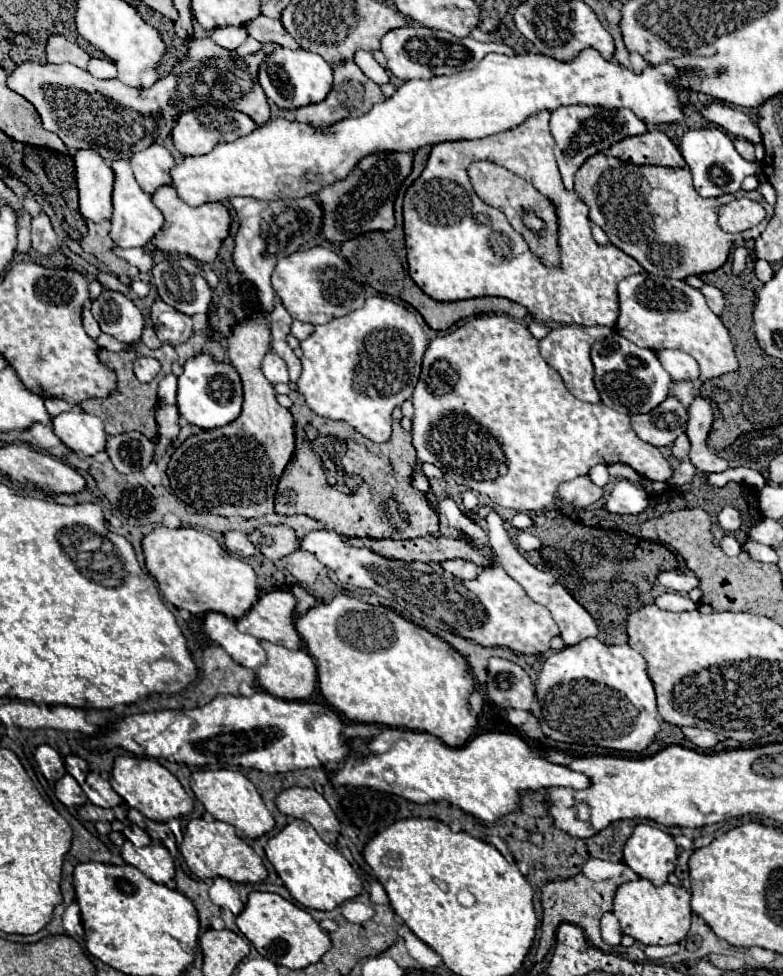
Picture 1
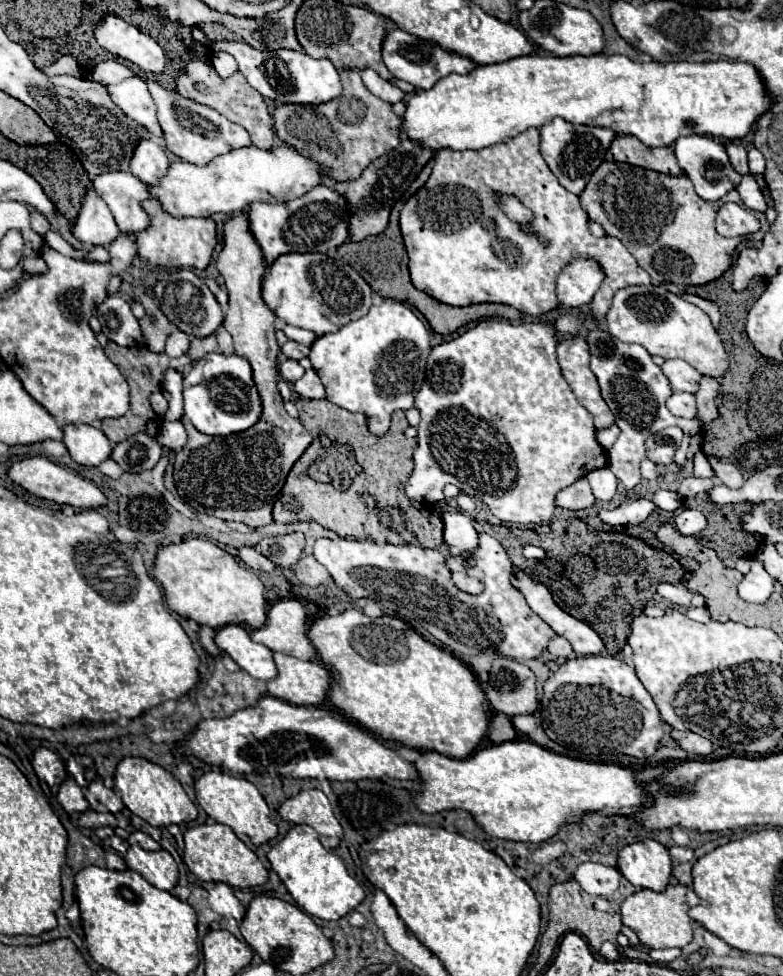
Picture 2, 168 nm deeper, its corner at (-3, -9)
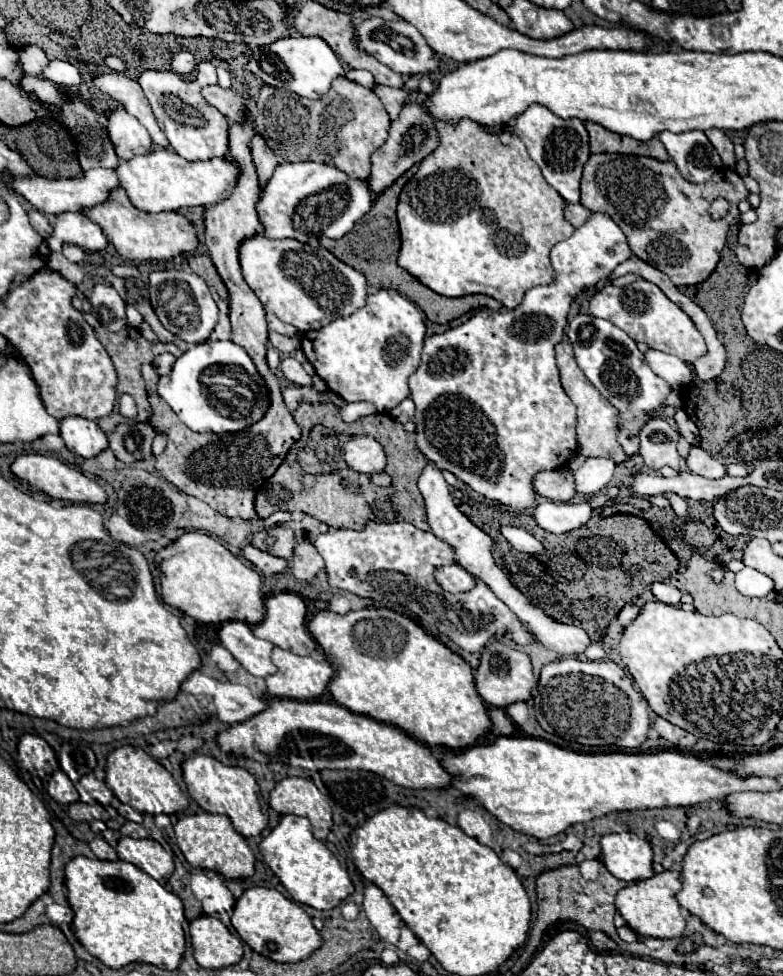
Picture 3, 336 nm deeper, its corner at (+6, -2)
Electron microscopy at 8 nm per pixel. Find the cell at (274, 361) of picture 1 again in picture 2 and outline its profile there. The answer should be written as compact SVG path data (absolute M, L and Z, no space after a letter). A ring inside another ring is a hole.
M288 359L288 361L284 361L284 363L280 365L280 379L288 381L288 383L298 381L302 375L304 375L304 367L302 367L298 361Z

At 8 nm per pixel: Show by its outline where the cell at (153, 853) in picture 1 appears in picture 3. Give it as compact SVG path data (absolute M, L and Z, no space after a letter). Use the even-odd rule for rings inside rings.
M121 838L117 844L119 860L131 862L157 882L165 884L173 874L173 858L163 850L163 846L151 838L135 840L135 838Z

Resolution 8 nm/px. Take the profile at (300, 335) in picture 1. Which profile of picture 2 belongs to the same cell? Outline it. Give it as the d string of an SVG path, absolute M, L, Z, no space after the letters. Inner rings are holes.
M286 341L282 347L280 347L280 351L288 357L288 359L296 359L296 361L300 361L300 359L304 359L304 357L308 357L308 347L306 345L300 345L300 343L296 343L296 341Z

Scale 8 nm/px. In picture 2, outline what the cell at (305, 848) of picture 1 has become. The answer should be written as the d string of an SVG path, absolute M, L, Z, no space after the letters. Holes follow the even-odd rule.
M294 825L286 837L270 849L268 861L288 887L296 905L308 915L320 919L340 919L364 899L362 887L350 877L342 859L322 847L318 833L310 825Z

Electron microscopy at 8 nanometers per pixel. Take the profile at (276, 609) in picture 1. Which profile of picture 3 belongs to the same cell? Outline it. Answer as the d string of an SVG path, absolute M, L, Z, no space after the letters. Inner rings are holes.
M293 592L273 594L265 600L265 618L251 630L257 638L289 650L297 656L309 656L317 644L305 628L305 604Z

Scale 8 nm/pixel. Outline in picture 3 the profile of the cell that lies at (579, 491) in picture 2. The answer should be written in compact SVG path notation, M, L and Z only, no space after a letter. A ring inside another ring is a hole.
M569 468L541 472L533 478L533 486L539 496L545 496L553 502L569 502L575 496L575 478Z

